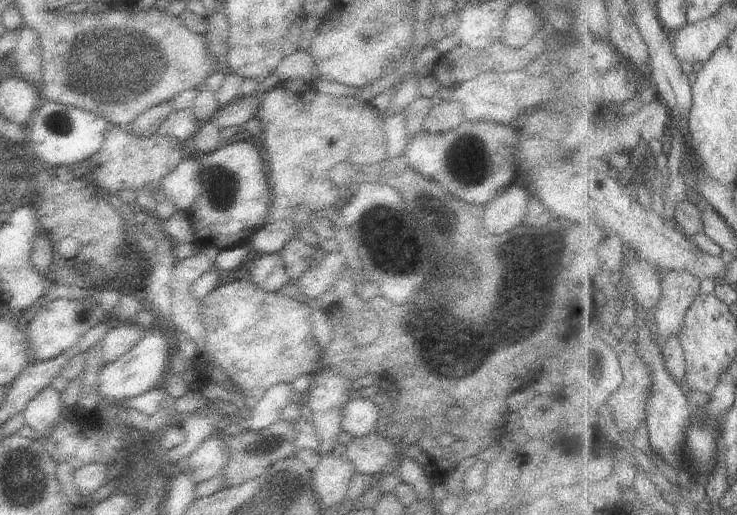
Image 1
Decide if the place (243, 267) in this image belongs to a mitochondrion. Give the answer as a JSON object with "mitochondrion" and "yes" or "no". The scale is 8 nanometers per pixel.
{"mitochondrion":"no"}

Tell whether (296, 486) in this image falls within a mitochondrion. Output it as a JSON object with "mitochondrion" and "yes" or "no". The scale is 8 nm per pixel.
{"mitochondrion":"no"}

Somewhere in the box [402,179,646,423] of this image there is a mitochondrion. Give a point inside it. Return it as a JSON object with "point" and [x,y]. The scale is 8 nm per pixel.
{"point":[440,315]}

